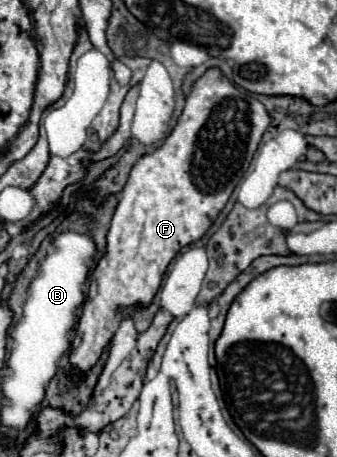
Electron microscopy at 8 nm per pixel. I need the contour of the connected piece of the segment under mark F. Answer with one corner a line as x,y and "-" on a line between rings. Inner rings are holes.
209,69
193,85
191,93
187,95
185,109
165,143
153,153
143,155
135,163
121,191
121,199
107,233
107,251
89,275
87,301
83,303
83,311
75,329
75,339
69,349
69,365
77,381
83,381
83,373
91,371
97,365
103,349
111,343
121,321
127,317
129,307
149,307
161,287
163,275
173,257
183,247
199,241
213,225
221,209
227,205
235,185
239,183
239,177
247,171
269,123
271,117
267,115
265,107
251,93
227,81
219,69

